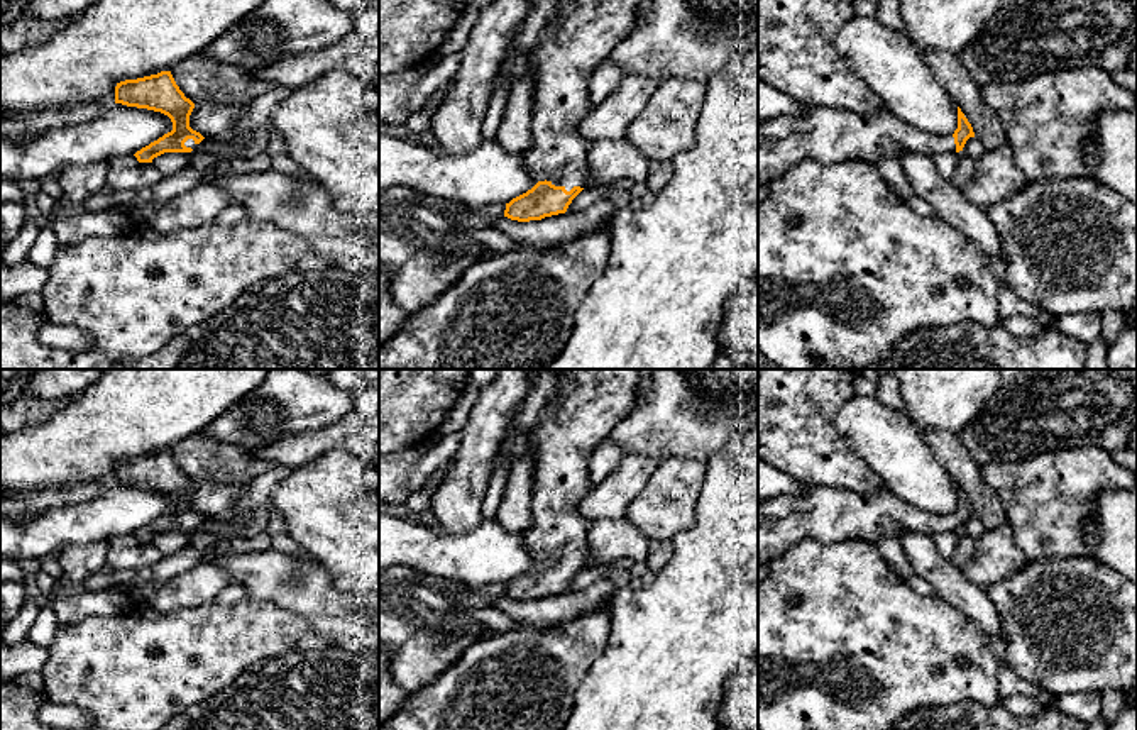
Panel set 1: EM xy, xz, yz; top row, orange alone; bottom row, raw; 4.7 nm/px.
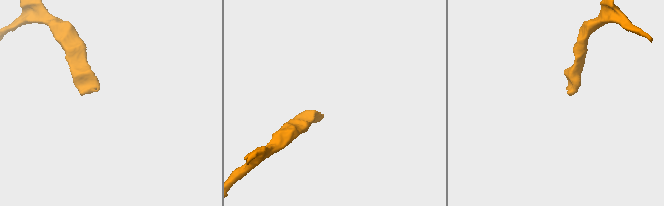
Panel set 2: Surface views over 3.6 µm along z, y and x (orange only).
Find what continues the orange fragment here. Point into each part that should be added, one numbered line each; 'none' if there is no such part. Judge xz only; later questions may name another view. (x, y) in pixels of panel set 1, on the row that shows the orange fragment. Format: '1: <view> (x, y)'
1: xz (581, 34)

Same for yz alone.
1: yz (826, 136)

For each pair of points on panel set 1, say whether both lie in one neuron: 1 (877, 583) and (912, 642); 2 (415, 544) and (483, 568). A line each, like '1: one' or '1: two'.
1: one
2: one

